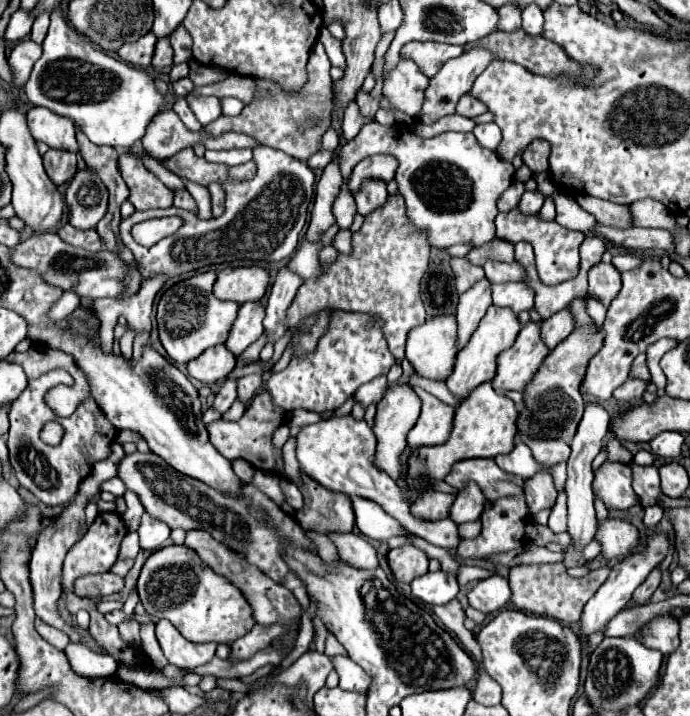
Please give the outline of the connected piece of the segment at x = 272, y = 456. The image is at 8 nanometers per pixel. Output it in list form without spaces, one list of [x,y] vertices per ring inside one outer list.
[[[262,391],[258,393],[252,403],[246,407],[244,415],[238,419],[238,421],[226,421],[226,419],[220,419],[220,421],[214,421],[208,425],[208,433],[210,433],[210,443],[216,447],[216,451],[220,455],[224,455],[226,459],[246,459],[250,465],[254,465],[256,469],[260,471],[266,471],[266,473],[274,473],[274,475],[282,475],[282,477],[288,477],[284,473],[284,461],[282,461],[282,449],[274,447],[272,445],[272,435],[274,431],[284,423],[286,419],[286,413],[276,407],[272,403],[272,397],[268,391]]]

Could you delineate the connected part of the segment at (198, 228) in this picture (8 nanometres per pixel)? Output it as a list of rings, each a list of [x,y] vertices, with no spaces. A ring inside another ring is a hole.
[[[256,145],[252,149],[254,163],[258,165],[258,173],[252,181],[244,183],[226,183],[226,211],[224,215],[202,221],[194,213],[180,211],[178,207],[168,209],[150,209],[150,211],[136,211],[132,217],[122,219],[120,223],[120,237],[128,249],[132,249],[136,261],[140,263],[142,277],[152,277],[154,273],[168,273],[168,277],[176,277],[186,271],[194,271],[200,267],[216,265],[216,263],[232,263],[232,261],[280,261],[290,257],[298,249],[300,231],[306,225],[308,205],[312,201],[312,185],[314,173],[312,169],[276,151],[266,145]],[[178,215],[184,225],[170,237],[158,241],[152,247],[138,245],[130,229],[132,225],[152,219],[152,217],[166,217]]]

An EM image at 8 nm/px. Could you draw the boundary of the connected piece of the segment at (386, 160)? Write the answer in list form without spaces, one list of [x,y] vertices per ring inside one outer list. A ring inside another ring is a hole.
[[[372,155],[354,167],[348,187],[354,193],[356,189],[360,189],[360,183],[364,179],[390,181],[394,177],[394,173],[396,173],[396,159],[392,155]]]

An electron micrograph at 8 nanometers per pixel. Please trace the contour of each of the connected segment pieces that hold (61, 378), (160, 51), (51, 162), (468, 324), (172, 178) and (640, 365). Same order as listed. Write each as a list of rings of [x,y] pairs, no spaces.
[[[56,369],[28,381],[28,387],[10,407],[10,429],[6,441],[10,451],[10,465],[16,479],[46,505],[68,505],[76,497],[80,483],[90,475],[92,465],[110,455],[110,447],[118,433],[116,427],[112,427],[112,423],[106,419],[98,403],[94,399],[86,399],[76,407],[76,413],[72,413],[68,419],[60,419],[64,435],[58,447],[50,447],[48,443],[44,443],[40,439],[44,423],[58,419],[54,411],[50,411],[50,407],[44,403],[44,395],[50,387],[60,383],[74,385],[74,379],[64,369]]]
[[[160,39],[156,43],[156,51],[154,51],[154,57],[152,57],[152,67],[170,67],[172,65],[172,47],[170,47],[170,41],[168,39]]]
[[[50,149],[44,155],[44,169],[46,169],[48,177],[52,179],[52,183],[58,187],[72,179],[72,175],[76,173],[76,163],[78,163],[78,155],[68,153],[68,151]]]
[[[484,277],[480,281],[476,281],[468,291],[464,291],[460,295],[460,303],[458,303],[458,337],[460,337],[460,349],[464,347],[464,343],[468,343],[468,339],[472,337],[472,331],[476,329],[476,325],[480,323],[480,319],[484,317],[486,309],[492,305],[492,297],[490,297],[490,281]]]
[[[144,154],[142,159],[146,167],[148,167],[148,169],[150,169],[150,171],[152,171],[168,188],[171,190],[185,188],[182,180],[176,174],[168,171],[162,163],[147,154]]]
[[[638,355],[632,363],[632,371],[630,371],[632,377],[640,377],[644,381],[650,381],[650,373],[646,371],[646,355]]]

